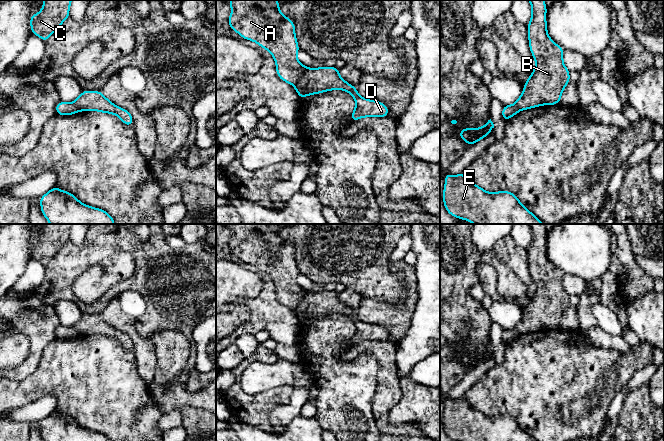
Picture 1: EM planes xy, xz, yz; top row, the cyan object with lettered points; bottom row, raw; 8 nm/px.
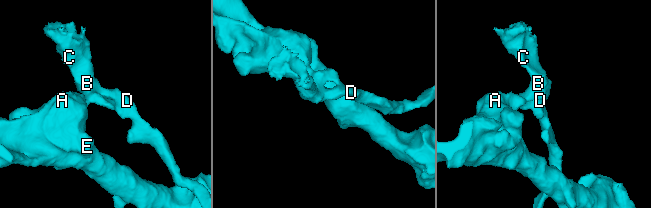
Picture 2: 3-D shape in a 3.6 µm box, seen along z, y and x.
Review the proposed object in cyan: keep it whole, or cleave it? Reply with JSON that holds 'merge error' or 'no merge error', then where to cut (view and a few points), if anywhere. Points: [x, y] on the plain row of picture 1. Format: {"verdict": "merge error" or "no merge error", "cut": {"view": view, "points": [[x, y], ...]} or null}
{"verdict": "merge error", "cut": {"view": "xz", "points": [[307, 292], [294, 310]]}}

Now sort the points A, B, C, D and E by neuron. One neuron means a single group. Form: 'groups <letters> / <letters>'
groups A E / B C D

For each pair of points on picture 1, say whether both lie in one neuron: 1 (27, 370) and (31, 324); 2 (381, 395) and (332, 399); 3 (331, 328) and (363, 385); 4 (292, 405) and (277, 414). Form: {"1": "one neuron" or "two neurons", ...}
{"1": "one neuron", "2": "two neurons", "3": "one neuron", "4": "one neuron"}

